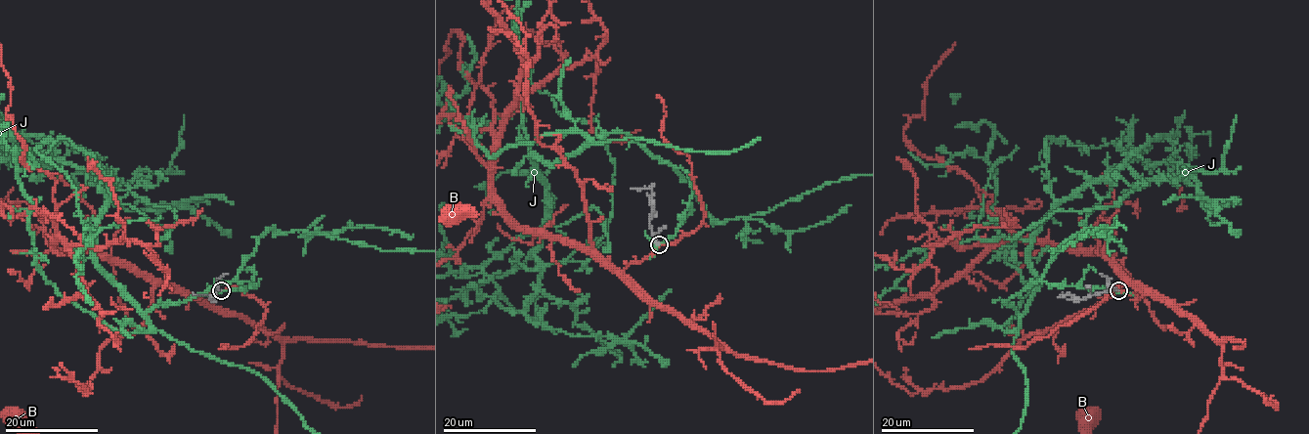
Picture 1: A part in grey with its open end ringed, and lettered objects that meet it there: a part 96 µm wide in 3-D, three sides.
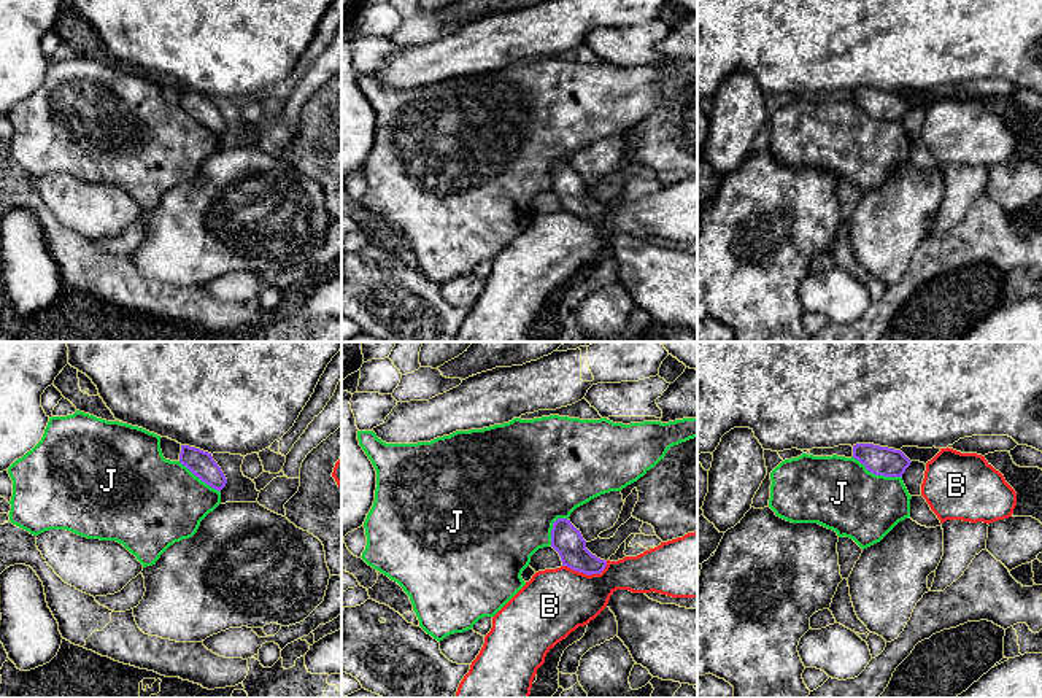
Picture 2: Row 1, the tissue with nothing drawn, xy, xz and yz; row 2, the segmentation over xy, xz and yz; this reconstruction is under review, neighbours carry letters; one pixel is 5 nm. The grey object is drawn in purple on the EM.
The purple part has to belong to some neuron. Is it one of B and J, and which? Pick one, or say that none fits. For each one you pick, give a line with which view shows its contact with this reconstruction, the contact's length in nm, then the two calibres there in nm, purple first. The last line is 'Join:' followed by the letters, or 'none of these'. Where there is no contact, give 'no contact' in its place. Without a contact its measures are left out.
Join: none of these

